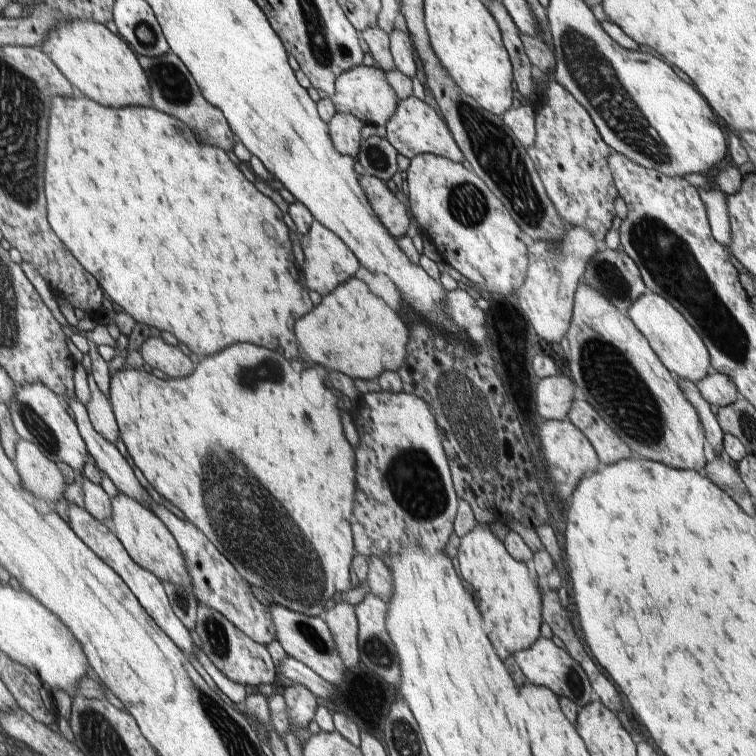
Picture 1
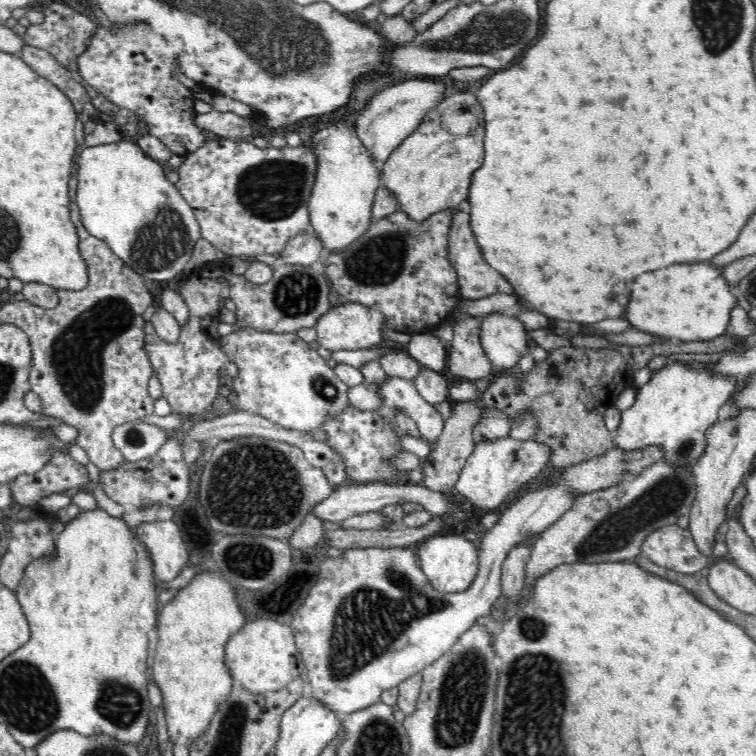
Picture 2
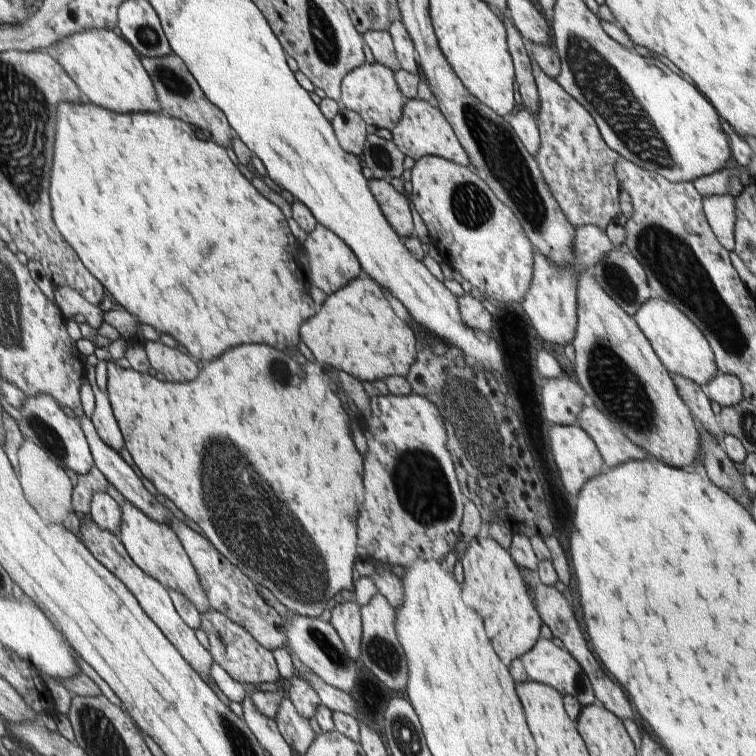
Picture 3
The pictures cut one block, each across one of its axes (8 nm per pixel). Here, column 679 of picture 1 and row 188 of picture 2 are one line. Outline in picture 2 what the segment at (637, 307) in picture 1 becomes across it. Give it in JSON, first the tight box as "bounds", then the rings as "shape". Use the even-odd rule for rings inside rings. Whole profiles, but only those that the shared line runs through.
{"bounds":[307,120,379,251],"shape":[[[340,120],[308,136],[316,161],[314,183],[307,200],[310,229],[321,239],[322,246],[331,251],[343,251],[373,223],[371,209],[379,186],[377,162],[356,134],[355,128]]]}

